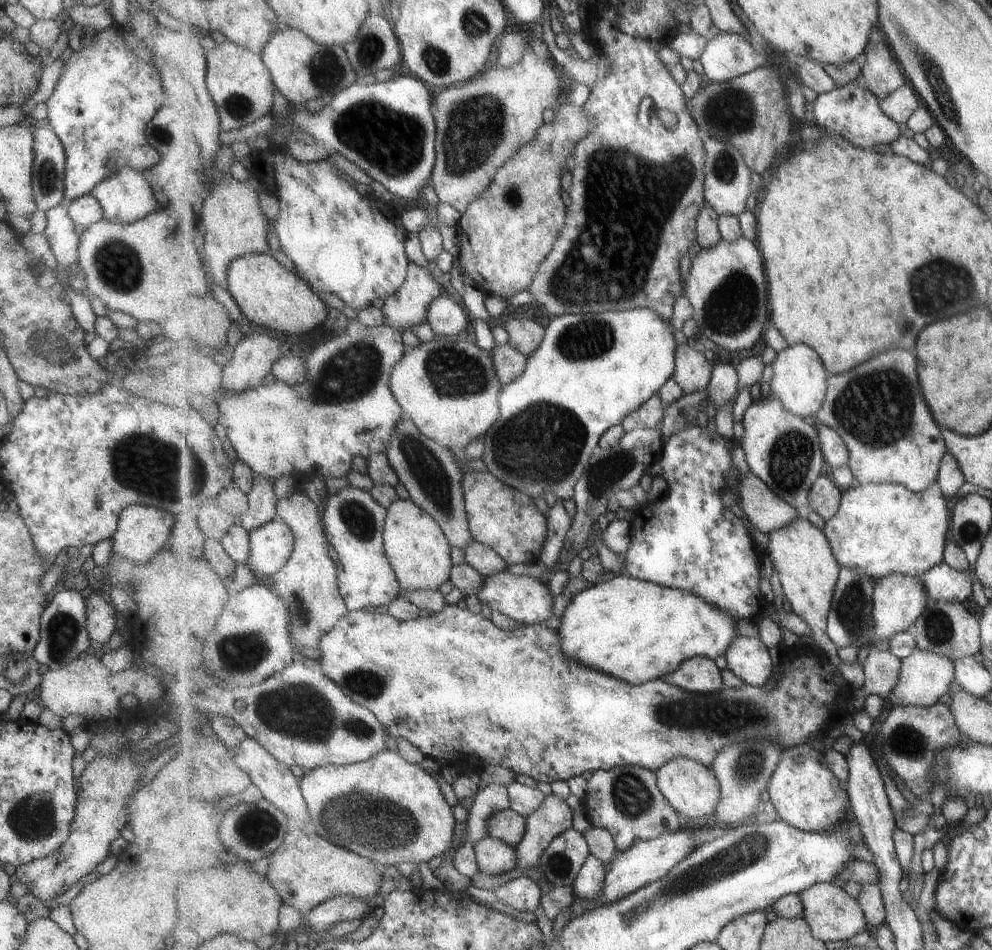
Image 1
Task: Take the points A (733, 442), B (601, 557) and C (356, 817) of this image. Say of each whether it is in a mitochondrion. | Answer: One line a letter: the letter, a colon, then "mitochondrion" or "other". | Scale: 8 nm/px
A: other
B: other
C: mitochondrion

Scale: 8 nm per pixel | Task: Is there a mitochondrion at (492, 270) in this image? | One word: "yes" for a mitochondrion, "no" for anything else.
no

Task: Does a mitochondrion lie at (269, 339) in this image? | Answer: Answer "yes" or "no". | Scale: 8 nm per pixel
no

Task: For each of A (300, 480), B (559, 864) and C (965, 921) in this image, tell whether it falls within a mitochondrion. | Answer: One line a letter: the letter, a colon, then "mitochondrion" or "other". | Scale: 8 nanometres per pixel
A: other
B: mitochondrion
C: other

